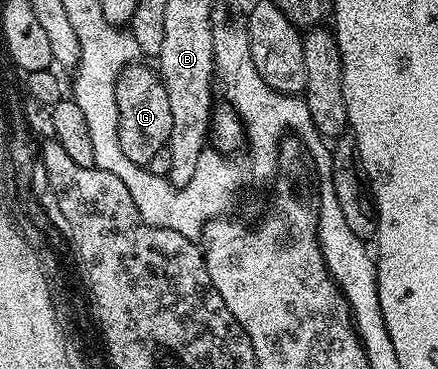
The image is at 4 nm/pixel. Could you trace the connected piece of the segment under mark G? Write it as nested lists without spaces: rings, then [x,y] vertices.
[[[134,61],[128,67],[124,67],[121,76],[117,78],[115,85],[115,105],[119,105],[119,146],[123,148],[123,153],[131,161],[148,165],[151,157],[159,153],[169,142],[171,133],[171,104],[167,98],[165,83],[161,80],[160,74],[149,67],[144,67],[144,62]]]

